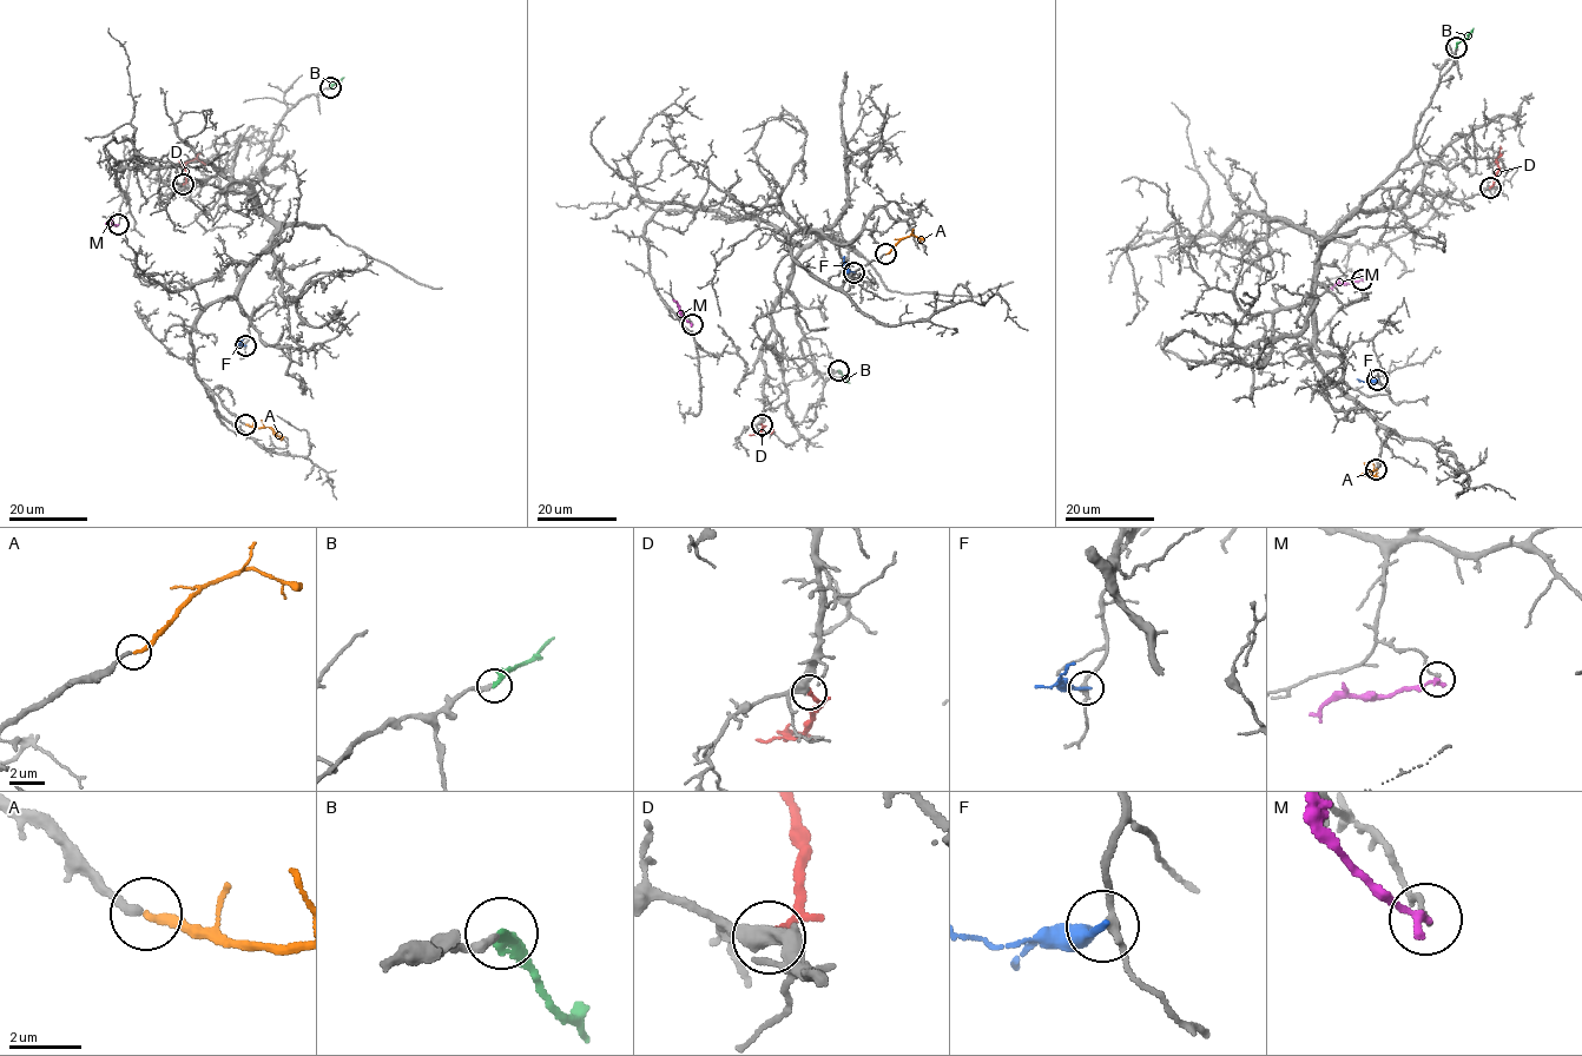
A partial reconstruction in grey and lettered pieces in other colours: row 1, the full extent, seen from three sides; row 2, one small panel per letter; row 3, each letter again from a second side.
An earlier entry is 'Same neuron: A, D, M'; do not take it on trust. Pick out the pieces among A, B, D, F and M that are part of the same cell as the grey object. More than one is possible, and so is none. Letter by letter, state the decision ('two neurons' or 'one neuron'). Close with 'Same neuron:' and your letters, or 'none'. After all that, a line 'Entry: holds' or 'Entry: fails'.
A: one neuron
B: one neuron
D: one neuron
F: two neurons
M: two neurons
Same neuron: A, B, D
Entry: fails

